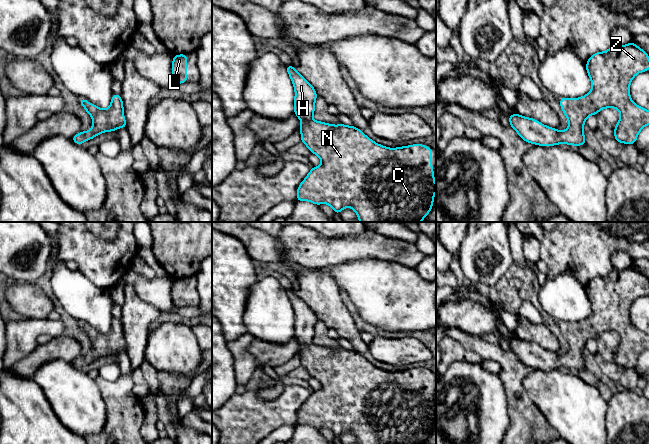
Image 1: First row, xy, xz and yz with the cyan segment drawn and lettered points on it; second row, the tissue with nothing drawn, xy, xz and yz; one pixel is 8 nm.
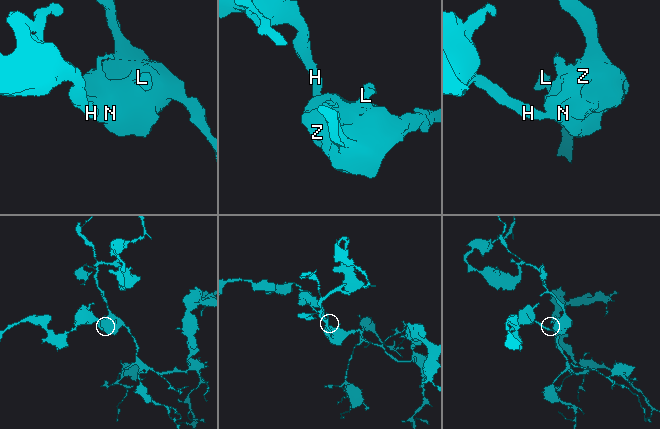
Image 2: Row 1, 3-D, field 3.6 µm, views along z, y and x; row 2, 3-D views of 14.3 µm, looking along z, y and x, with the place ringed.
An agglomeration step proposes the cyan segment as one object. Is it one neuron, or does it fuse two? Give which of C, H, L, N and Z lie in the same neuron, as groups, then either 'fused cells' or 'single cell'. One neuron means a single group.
C H L N Z | single cell

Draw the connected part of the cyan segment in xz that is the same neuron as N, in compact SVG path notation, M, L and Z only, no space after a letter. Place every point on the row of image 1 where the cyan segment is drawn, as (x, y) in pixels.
M286 66L287 72L292 80L295 98L294 98L294 113L302 122L299 130L301 132L301 141L308 147L311 153L316 154L321 159L321 165L319 167L312 167L309 174L301 182L297 189L297 201L309 201L316 205L326 203L332 207L335 213L340 214L340 212L346 208L352 208L358 216L360 222L421 222L430 212L433 207L433 200L435 197L436 185L434 179L434 171L432 169L432 148L425 147L423 144L413 144L410 146L403 146L398 148L388 148L377 144L369 137L367 137L362 130L357 129L354 126L348 125L332 125L325 122L314 121L312 119L313 113L315 112L315 100L317 98L317 93L313 86L299 73L295 70L294 66Z

